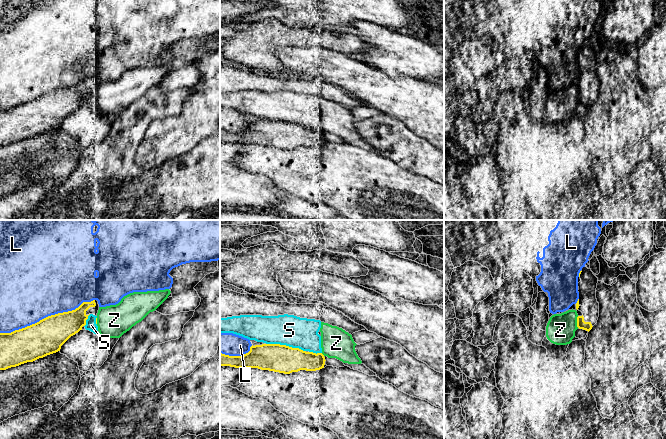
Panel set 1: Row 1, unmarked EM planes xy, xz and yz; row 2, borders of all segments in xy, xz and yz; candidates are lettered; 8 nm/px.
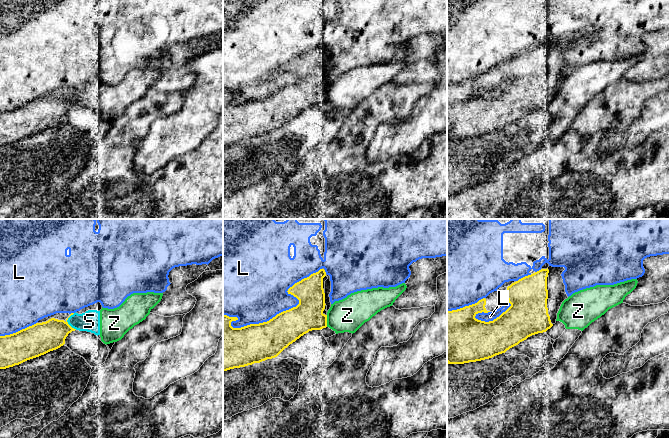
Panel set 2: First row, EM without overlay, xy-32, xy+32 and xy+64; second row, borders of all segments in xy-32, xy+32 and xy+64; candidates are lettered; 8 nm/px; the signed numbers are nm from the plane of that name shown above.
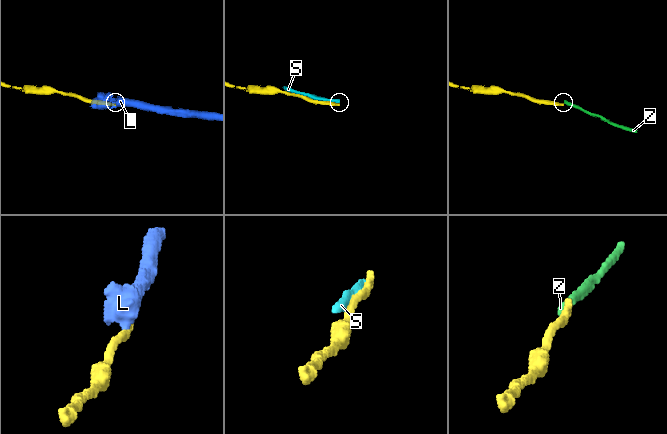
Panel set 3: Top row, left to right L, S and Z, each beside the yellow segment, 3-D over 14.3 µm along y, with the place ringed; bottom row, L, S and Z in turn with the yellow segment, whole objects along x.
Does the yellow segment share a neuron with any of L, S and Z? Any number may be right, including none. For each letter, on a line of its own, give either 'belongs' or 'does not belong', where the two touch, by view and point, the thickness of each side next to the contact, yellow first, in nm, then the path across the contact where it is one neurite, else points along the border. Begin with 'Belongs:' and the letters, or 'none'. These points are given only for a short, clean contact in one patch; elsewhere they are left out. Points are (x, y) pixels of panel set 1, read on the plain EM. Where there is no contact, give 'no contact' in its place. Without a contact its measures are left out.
Belongs: none
L: does not belong; meets yellow in xy at (48, 92); 280 nm thick on the yellow side, 500 nm on the other
S: does not belong; meets yellow in xz at (285, 121); 220 nm thick on the yellow side, 240 nm on the other
Z: does not belong; meets yellow in yz at (577, 98); 80 nm thick on the yellow side, 240 nm on the other

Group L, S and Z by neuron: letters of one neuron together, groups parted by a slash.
L / S Z

